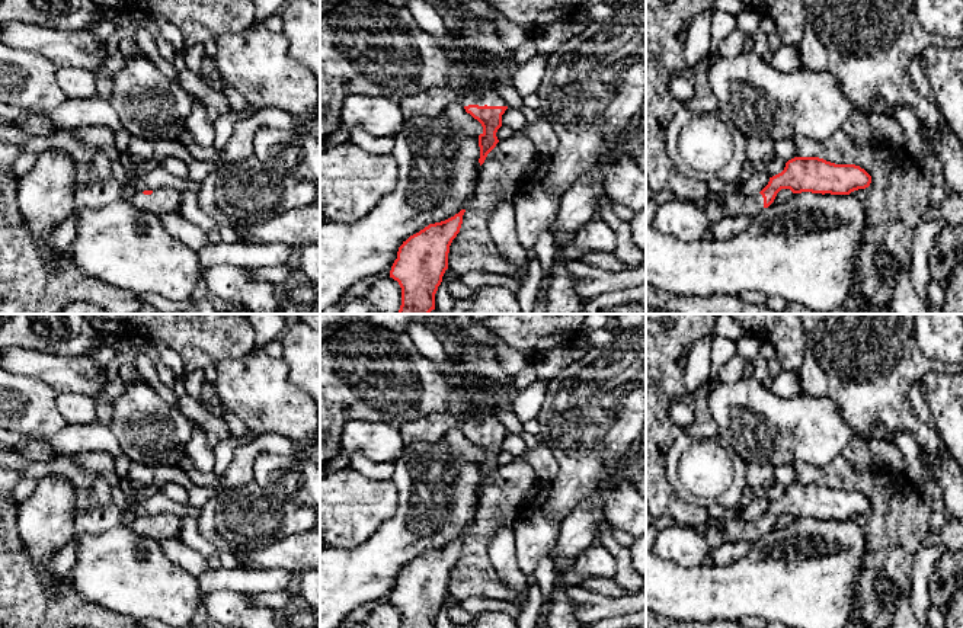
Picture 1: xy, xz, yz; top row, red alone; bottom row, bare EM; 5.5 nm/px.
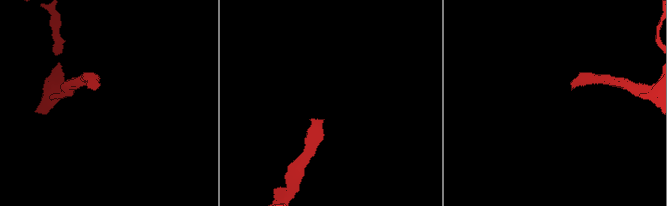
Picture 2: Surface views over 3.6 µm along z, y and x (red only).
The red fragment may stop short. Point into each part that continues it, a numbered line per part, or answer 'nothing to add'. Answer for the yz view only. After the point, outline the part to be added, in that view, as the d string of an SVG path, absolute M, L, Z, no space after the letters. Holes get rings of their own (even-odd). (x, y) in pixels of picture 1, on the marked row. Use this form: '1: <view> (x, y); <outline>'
1: yz (733, 202); M729 188L724 195L710 198L704 206L710 222L735 215L752 218L764 209L764 198L761 193L745 195L736 188Z

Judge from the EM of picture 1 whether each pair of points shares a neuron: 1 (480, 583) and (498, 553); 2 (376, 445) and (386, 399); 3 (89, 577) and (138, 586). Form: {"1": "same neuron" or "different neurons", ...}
{"1": "different neurons", "2": "different neurons", "3": "same neuron"}

